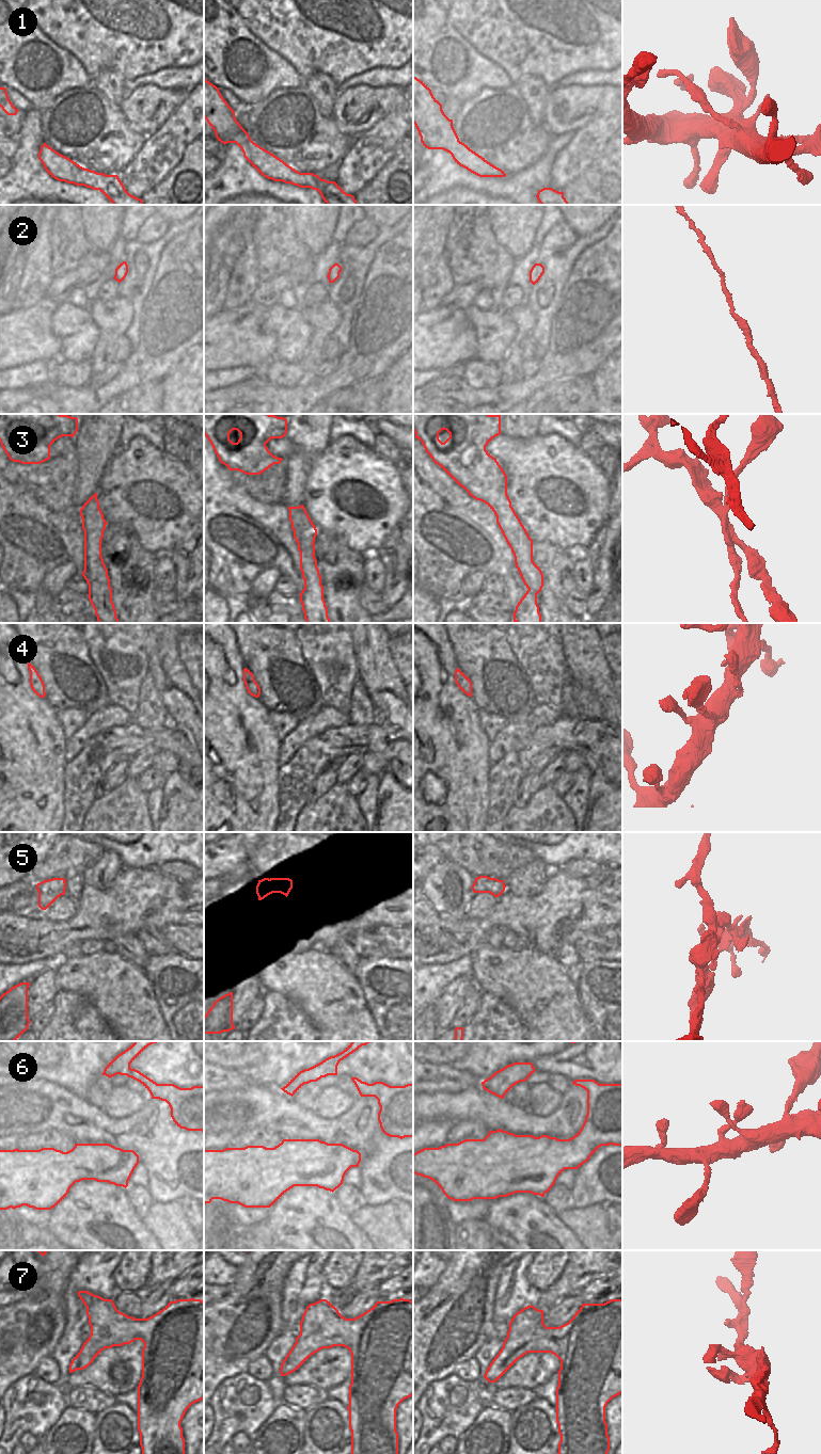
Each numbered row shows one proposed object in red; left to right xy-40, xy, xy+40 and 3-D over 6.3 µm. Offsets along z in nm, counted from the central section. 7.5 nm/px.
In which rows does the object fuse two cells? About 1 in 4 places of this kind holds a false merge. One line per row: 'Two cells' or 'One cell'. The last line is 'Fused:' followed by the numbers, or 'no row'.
1: Two cells
2: One cell
3: Two cells
4: One cell
5: Two cells
6: One cell
7: One cell
Fused: 1, 3, 5

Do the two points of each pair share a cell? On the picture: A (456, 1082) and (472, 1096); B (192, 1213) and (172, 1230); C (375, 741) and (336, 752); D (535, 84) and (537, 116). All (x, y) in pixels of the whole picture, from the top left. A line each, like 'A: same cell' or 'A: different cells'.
A: different cells
B: different cells
C: same cell
D: same cell

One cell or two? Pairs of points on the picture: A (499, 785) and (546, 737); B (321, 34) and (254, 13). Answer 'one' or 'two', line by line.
A: one
B: one

